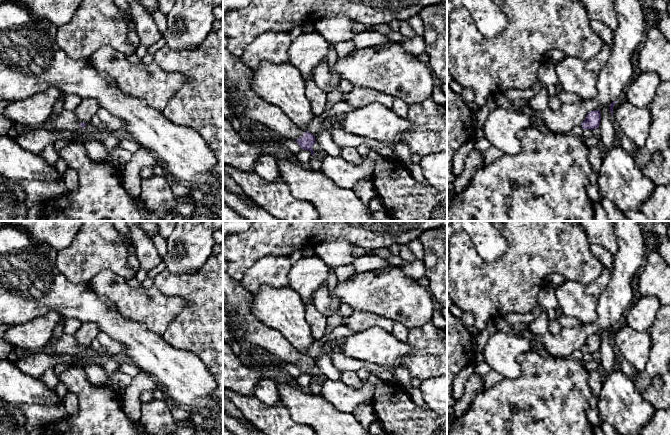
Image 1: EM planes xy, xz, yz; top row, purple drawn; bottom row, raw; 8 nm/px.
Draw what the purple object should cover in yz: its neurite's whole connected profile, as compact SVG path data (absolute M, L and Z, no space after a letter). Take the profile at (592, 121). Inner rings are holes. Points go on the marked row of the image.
M593 110L587 114L586 118L581 124L582 128L584 130L586 129L593 130L593 129L599 128L600 120L601 120L600 110Z

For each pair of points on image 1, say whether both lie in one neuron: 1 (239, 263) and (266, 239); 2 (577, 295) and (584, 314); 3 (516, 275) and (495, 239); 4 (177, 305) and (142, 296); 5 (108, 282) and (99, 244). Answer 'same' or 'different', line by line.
1: same
2: same
3: different
4: same
5: different

